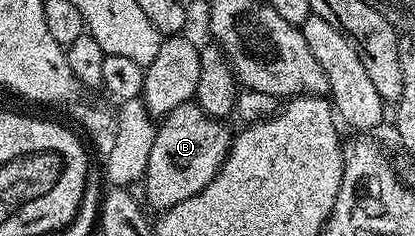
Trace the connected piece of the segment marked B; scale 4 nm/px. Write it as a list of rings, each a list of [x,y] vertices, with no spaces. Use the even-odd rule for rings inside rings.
[[[196,102],[179,106],[156,125],[154,145],[151,146],[150,158],[143,177],[143,185],[145,184],[143,200],[149,208],[151,206],[157,208],[156,210],[164,210],[179,202],[187,202],[187,198],[199,194],[199,190],[203,190],[215,179],[229,156],[231,132],[228,132],[224,126],[220,119],[208,116]]]

